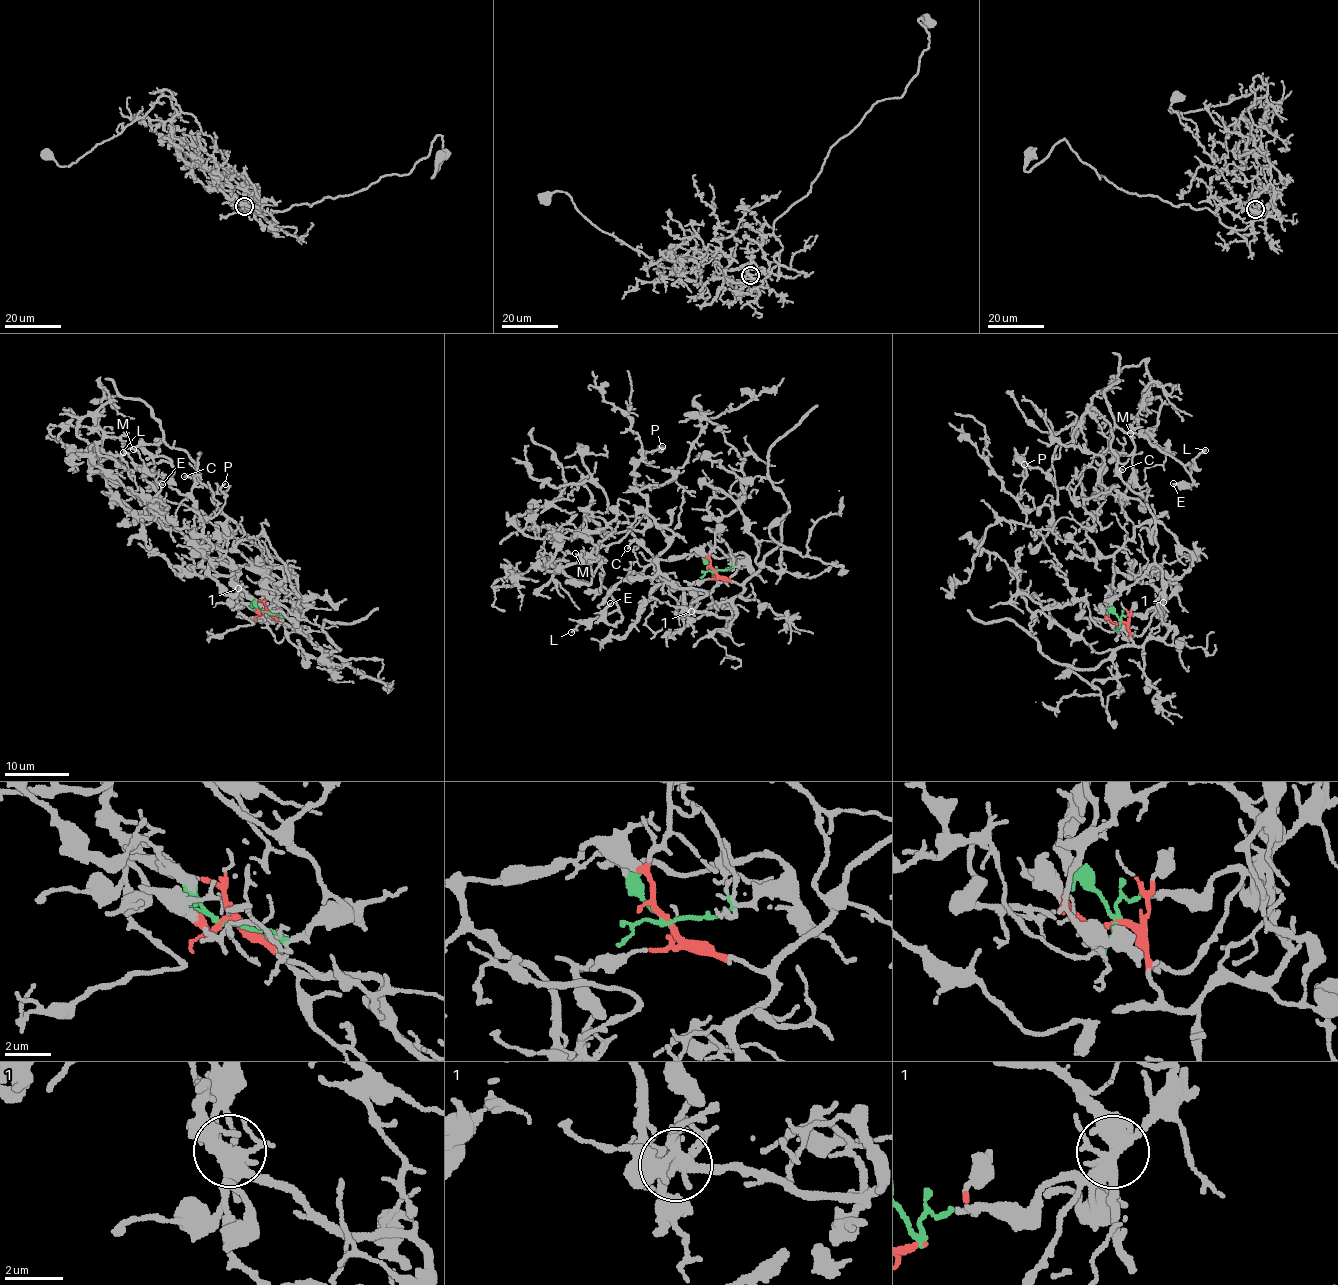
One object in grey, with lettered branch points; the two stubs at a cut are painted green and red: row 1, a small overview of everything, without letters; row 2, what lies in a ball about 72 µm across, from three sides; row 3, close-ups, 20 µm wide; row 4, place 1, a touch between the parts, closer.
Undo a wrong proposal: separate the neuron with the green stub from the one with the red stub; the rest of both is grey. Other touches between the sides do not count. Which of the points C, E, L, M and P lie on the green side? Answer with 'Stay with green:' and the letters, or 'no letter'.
Stay with green: C, E, L, M

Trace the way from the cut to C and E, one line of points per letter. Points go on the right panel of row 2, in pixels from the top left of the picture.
C: (1121, 622), (1118, 630), (1107, 609), (1155, 562), (1157, 548), (1156, 518), (1147, 502), (1115, 471), (1123, 469)
E: (1121, 622), (1107, 609), (1155, 562), (1156, 519), (1121, 477), (1112, 431), (1150, 442), (1195, 484), (1173, 483)

